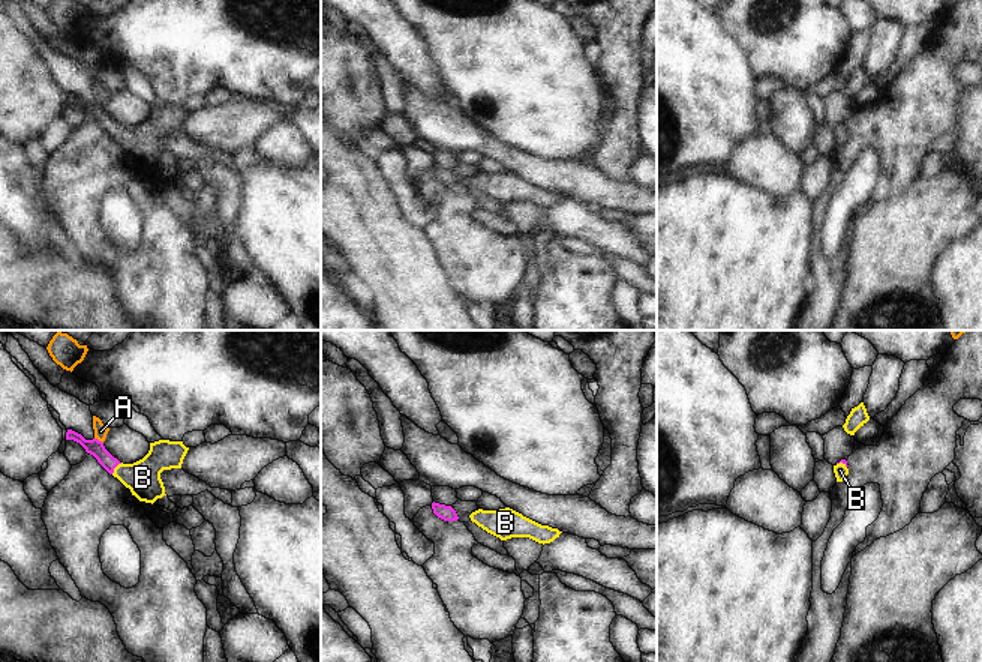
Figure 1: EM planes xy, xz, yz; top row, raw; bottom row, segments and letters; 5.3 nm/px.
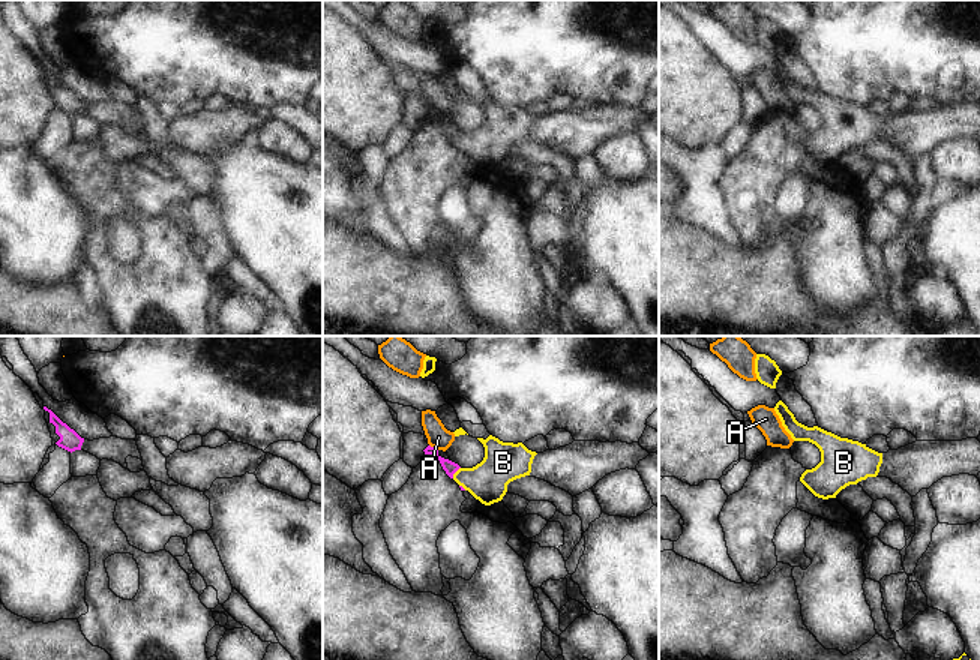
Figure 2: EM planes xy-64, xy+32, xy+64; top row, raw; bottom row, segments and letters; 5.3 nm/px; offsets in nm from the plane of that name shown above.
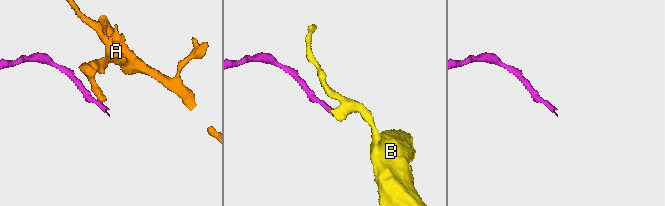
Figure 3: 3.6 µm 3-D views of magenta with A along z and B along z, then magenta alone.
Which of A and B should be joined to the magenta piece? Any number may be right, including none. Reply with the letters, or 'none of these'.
B

